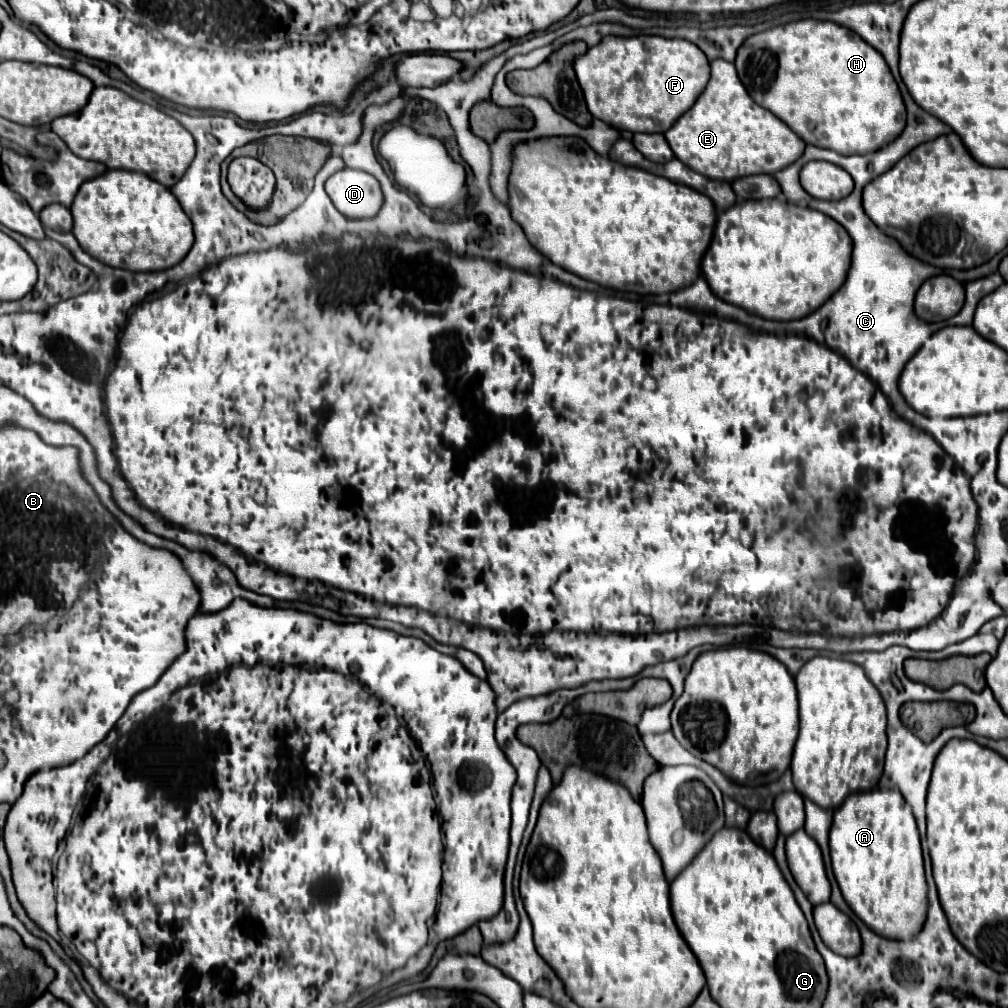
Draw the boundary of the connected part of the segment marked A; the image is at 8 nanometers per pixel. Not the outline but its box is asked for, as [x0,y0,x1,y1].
[830,790,926,940]

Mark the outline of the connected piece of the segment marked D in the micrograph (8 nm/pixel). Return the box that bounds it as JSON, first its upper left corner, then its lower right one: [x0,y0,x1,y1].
[326,168,382,218]

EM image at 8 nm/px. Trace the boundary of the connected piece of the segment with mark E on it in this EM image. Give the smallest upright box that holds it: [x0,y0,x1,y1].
[664,60,806,182]

